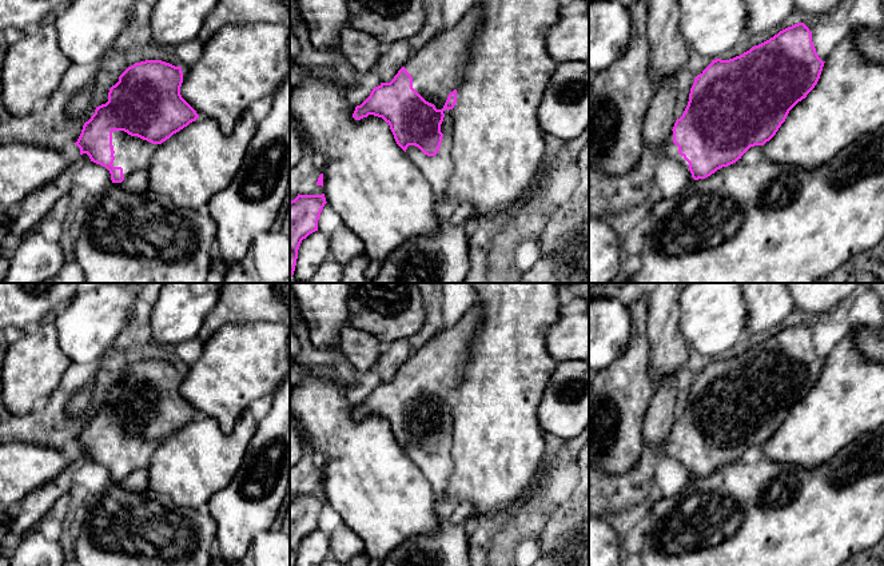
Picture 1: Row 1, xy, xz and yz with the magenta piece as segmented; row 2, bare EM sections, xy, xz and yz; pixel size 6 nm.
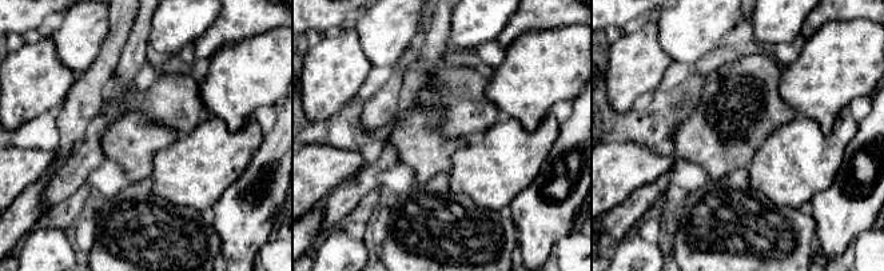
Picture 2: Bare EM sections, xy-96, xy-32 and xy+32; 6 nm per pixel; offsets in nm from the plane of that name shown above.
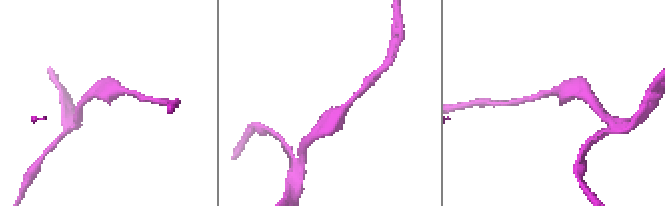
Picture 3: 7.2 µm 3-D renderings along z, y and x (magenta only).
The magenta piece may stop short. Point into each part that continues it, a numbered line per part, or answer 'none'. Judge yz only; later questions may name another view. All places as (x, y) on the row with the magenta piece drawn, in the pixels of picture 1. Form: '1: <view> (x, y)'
1: yz (671, 150)

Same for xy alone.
1: xy (132, 154)

